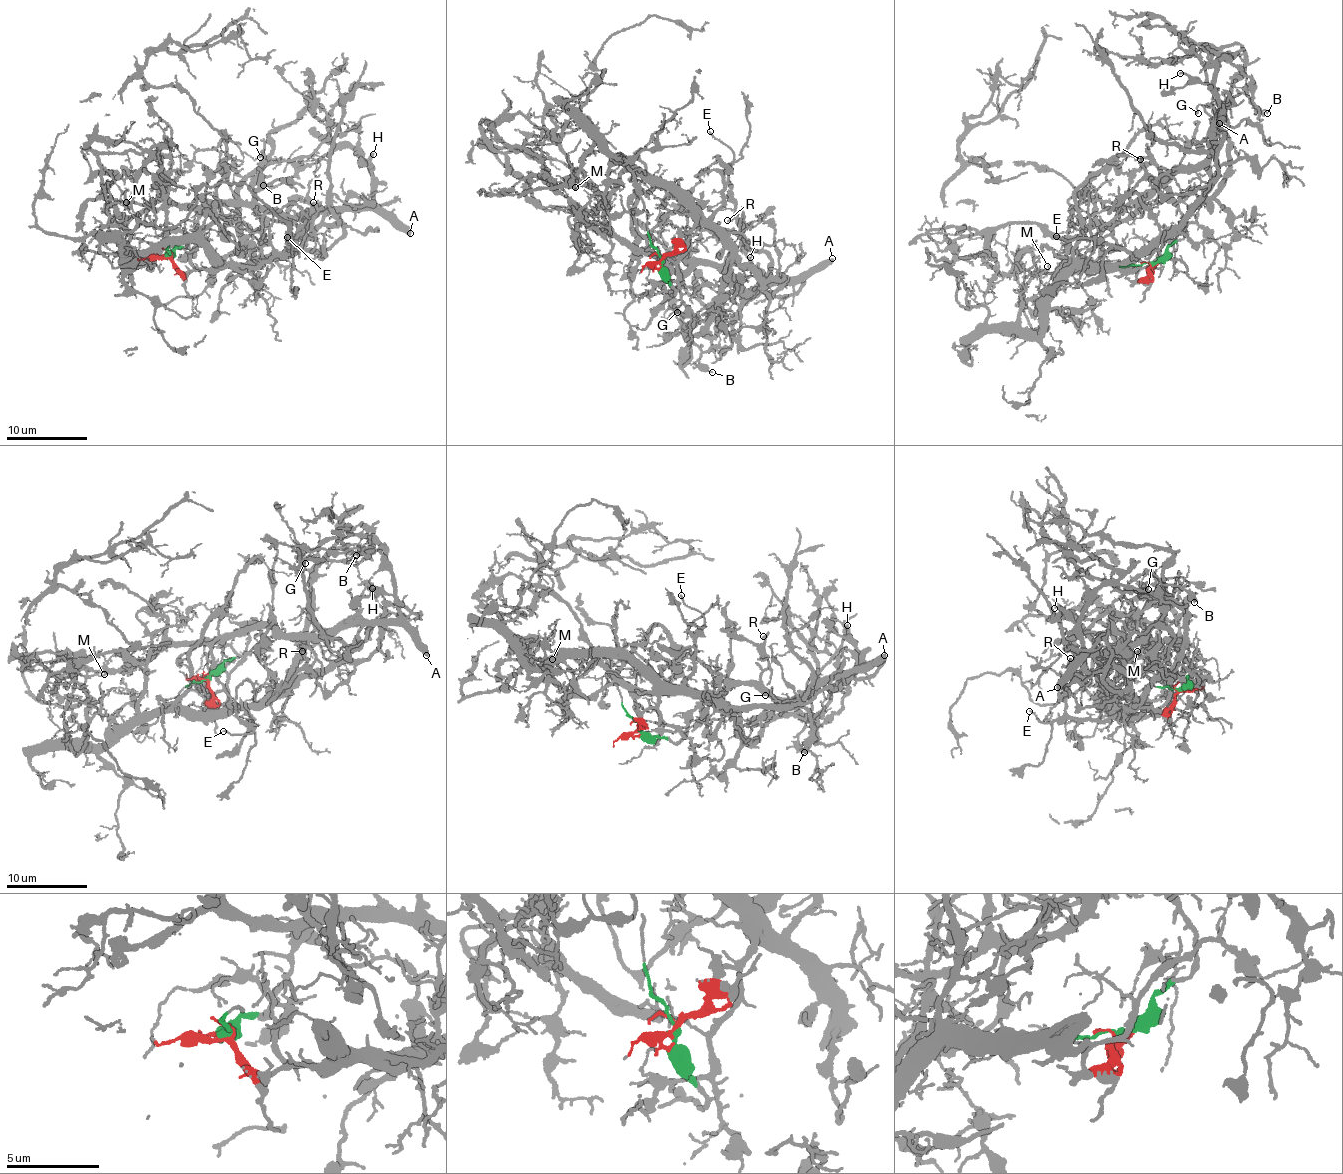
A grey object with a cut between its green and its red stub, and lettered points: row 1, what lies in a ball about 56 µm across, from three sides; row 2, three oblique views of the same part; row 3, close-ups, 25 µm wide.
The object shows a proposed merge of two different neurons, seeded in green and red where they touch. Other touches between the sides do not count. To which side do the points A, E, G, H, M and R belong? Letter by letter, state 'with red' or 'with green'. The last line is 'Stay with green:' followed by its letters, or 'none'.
A: with green
E: with red
G: with green
H: with green
M: with red
R: with green
Stay with green: A, G, H, R

